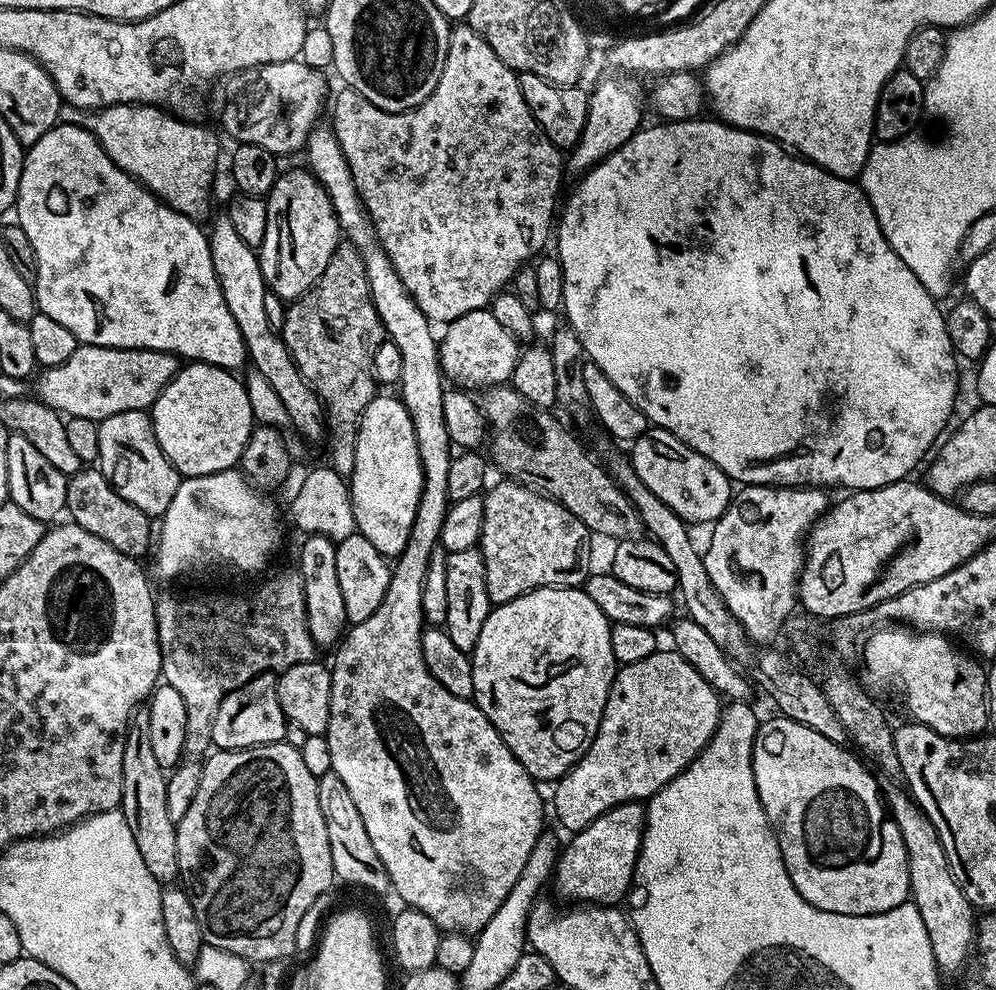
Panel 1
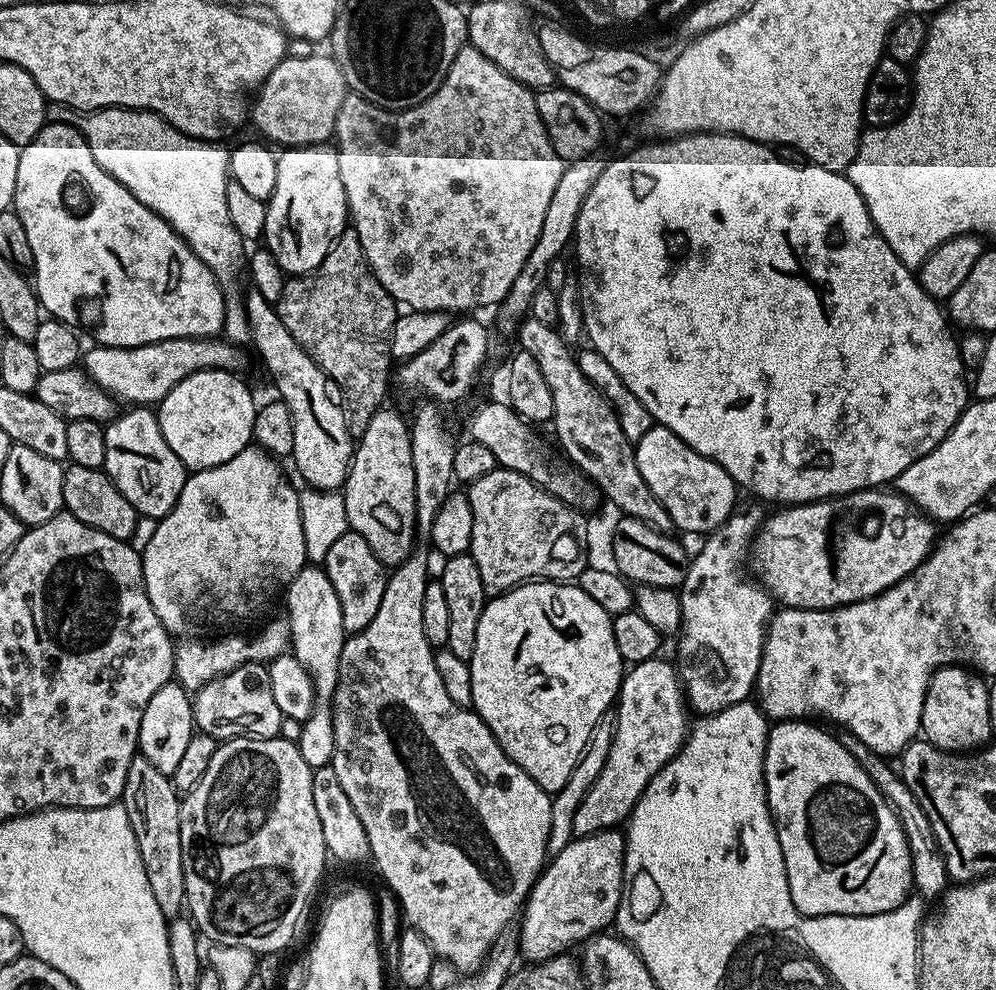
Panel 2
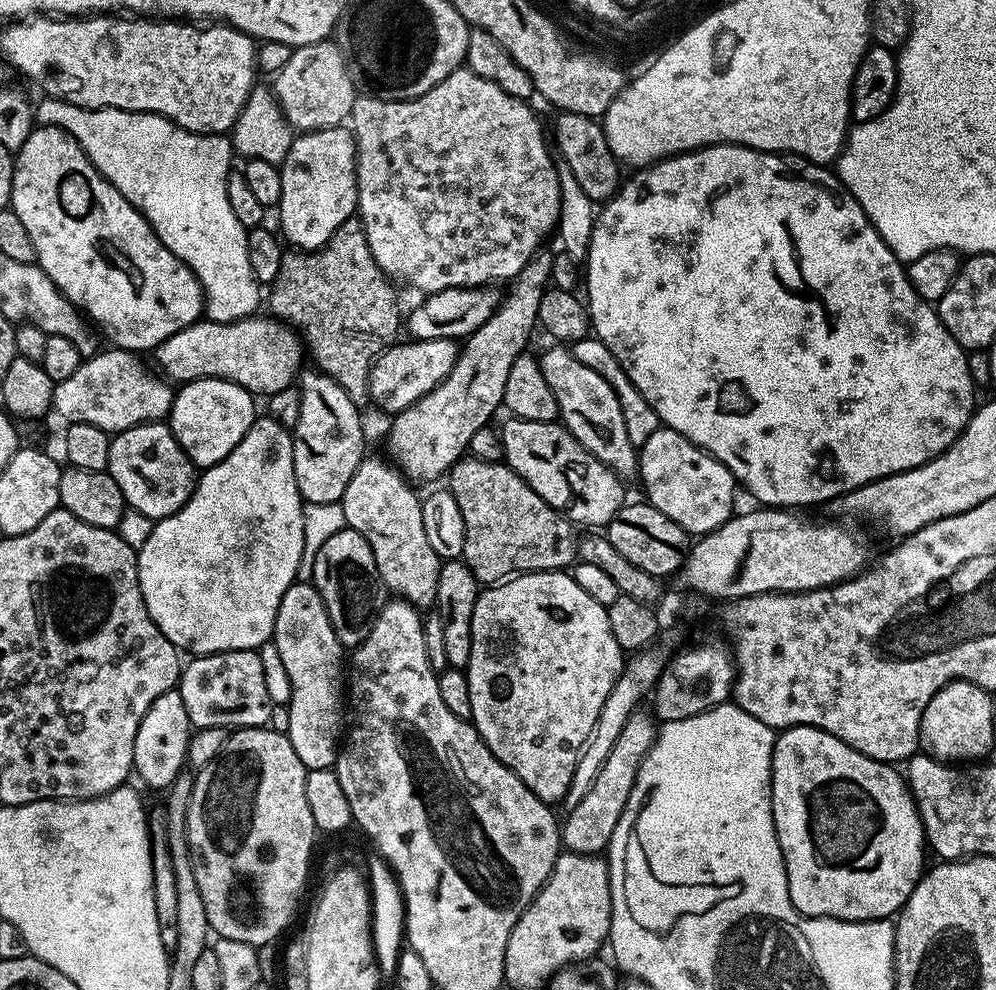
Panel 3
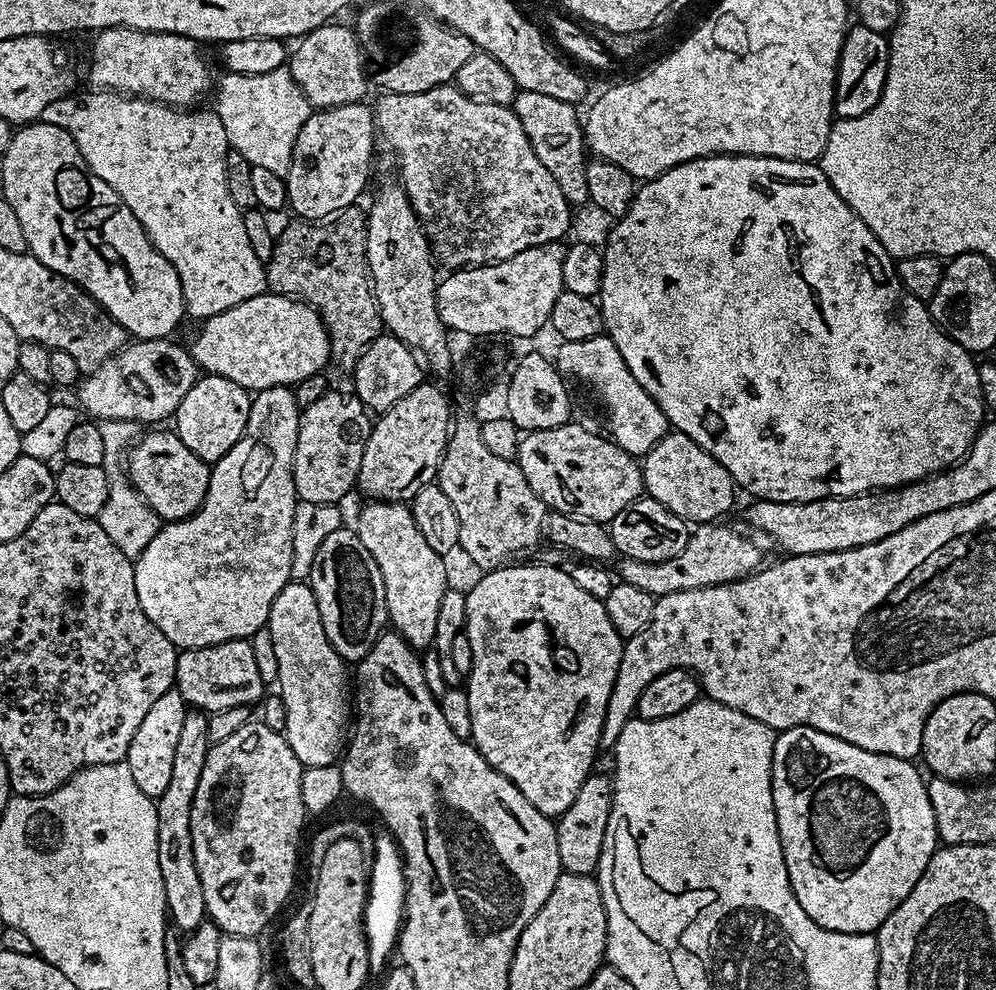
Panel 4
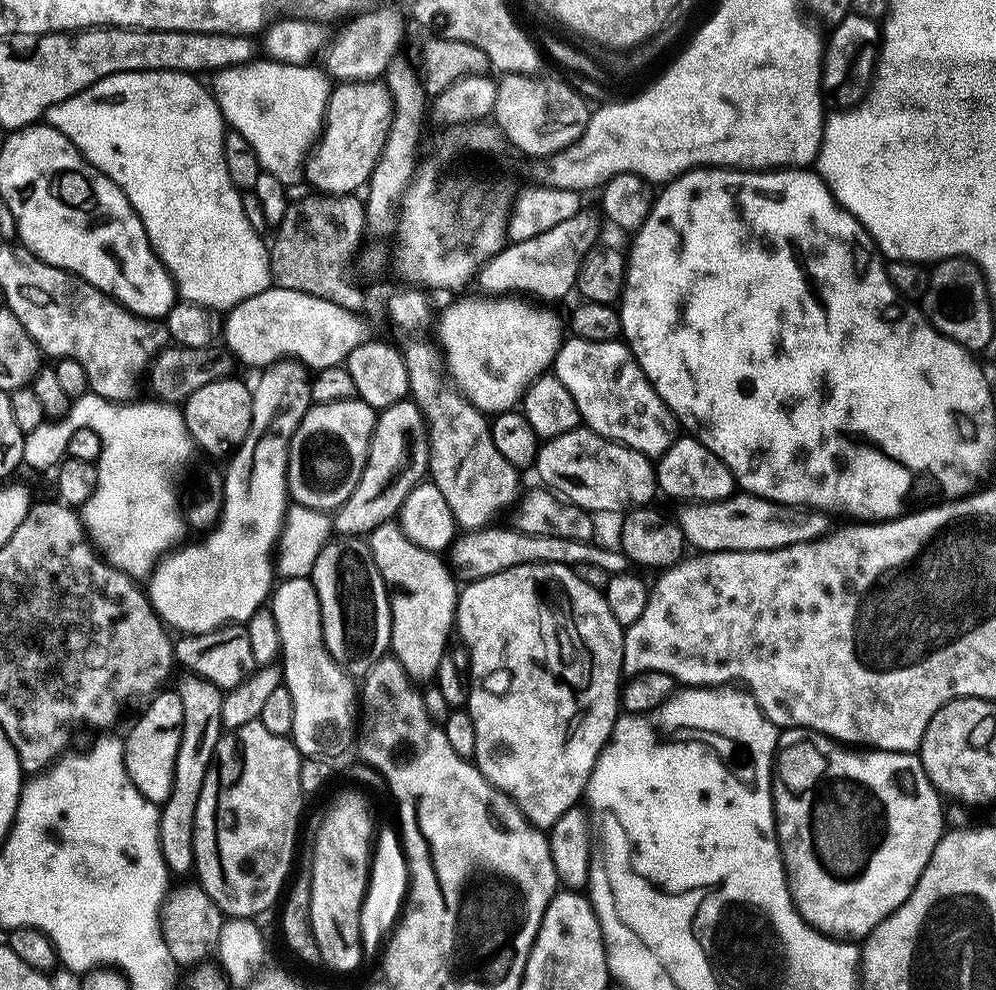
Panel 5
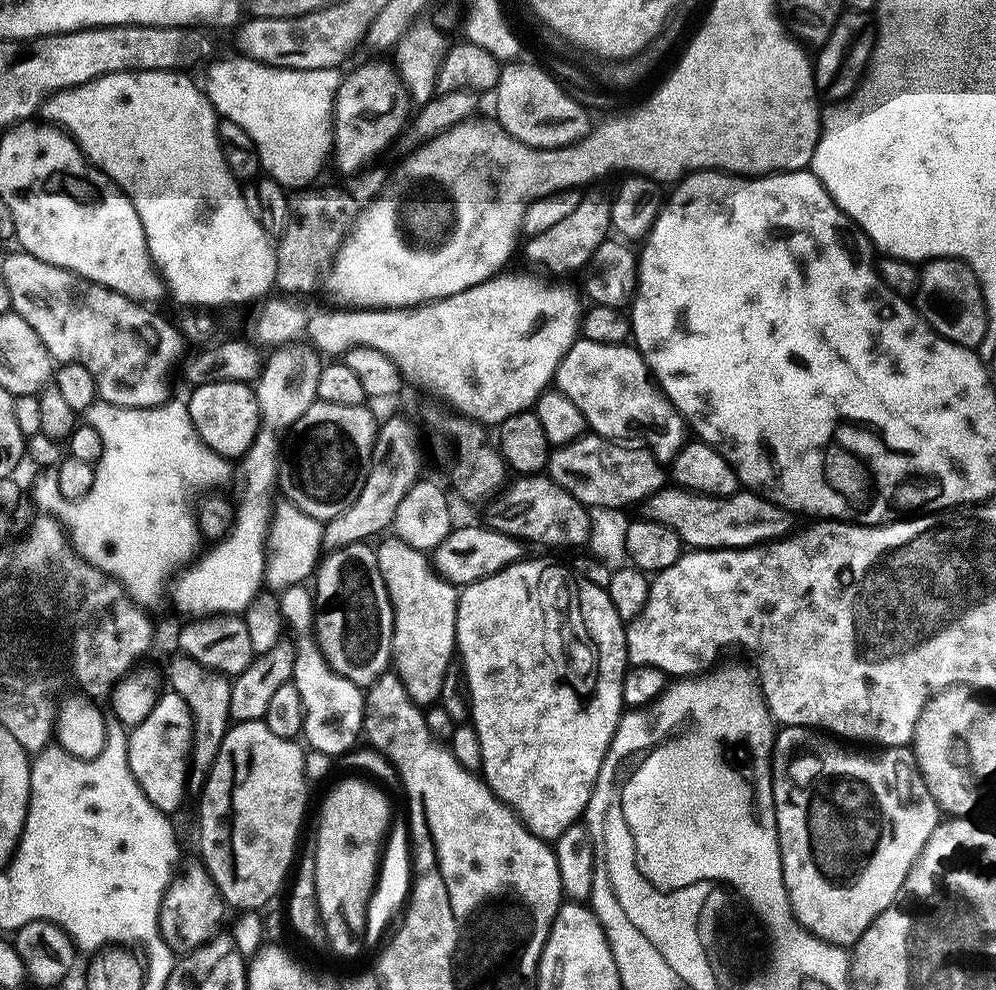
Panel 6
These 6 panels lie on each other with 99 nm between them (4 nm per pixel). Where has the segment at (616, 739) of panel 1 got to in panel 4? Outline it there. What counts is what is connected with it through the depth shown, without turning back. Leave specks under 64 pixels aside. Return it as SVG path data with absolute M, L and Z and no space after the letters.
M593 774L582 782L578 798L555 821L558 838L558 858L561 869L570 874L592 876L600 865L602 842L606 838L606 826L612 809L612 782L607 775Z

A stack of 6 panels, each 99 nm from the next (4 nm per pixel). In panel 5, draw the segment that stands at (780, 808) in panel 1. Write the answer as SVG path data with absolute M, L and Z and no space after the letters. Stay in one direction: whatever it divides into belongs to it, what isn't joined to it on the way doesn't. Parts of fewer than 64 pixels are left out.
M786 728L779 733L776 742L776 754L774 757L774 767L772 770L772 806L776 809L776 839L780 842L780 854L784 858L784 872L788 875L788 889L792 895L792 903L795 904L800 917L811 924L818 932L824 933L826 936L833 938L847 938L849 941L856 942L861 938L867 938L874 929L877 928L887 916L892 913L898 906L902 906L902 902L906 902L906 898L914 890L914 886L918 882L918 878L922 874L922 870L926 870L926 866L930 862L930 858L934 854L934 846L938 846L940 837L946 831L946 808L940 805L942 801L941 793L930 782L930 778L926 774L926 770L922 766L919 755L910 752L881 752L879 750L853 750L851 747L845 746L843 743L837 742L831 736L823 736L821 732L813 732L811 728Z

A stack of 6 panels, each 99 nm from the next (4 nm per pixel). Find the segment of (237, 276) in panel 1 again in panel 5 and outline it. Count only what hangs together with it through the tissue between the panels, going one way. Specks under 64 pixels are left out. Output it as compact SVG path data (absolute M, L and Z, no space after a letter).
M359 398L313 404L288 448L289 497L295 503L327 514L341 508L362 478L377 415L377 409Z

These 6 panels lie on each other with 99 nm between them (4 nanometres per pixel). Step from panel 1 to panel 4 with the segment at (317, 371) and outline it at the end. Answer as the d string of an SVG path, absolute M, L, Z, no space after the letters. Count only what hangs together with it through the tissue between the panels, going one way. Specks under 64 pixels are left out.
M353 206L351 208L343 208L341 212L336 213L331 218L325 218L319 222L311 220L293 219L293 224L285 226L281 232L275 237L272 245L272 257L266 261L266 284L273 293L280 293L284 296L295 297L297 300L304 301L316 309L327 328L329 342L331 344L331 363L337 364L340 368L355 369L358 364L358 358L364 353L364 349L381 335L382 325L380 322L380 311L376 305L373 285L370 283L368 275L368 251L366 250L366 234L368 233L368 218L363 207Z

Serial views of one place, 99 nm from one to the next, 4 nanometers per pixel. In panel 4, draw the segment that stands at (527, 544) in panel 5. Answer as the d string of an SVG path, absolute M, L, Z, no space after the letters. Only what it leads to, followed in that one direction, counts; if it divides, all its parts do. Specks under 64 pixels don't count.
M720 522L699 525L689 535L686 550L682 550L682 554L678 554L678 558L666 558L666 562L638 562L627 558L621 559L619 561L621 564L614 568L615 575L623 583L630 586L638 586L642 590L646 590L646 594L654 597L674 594L678 590L694 590L695 588L705 588L715 584L725 584L731 580L740 580L744 576L749 576L751 572L755 572L762 564L760 552L755 548L757 545L751 539L748 541L742 533L735 532L732 528L723 528L722 525L723 523Z

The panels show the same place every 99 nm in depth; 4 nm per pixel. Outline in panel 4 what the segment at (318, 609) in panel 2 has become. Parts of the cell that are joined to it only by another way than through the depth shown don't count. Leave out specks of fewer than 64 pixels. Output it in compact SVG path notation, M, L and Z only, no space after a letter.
M304 582L288 583L274 598L266 627L274 638L274 655L278 657L276 680L286 706L283 733L289 746L304 768L337 763L350 724L350 692L344 689L346 664L326 638L311 587Z

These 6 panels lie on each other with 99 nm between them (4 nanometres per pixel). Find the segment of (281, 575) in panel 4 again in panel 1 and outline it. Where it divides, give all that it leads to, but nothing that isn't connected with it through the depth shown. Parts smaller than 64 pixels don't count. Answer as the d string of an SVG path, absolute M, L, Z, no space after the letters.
M228 468L224 472L209 476L190 476L181 479L174 494L174 502L170 502L163 514L158 543L154 548L156 572L164 580L176 580L179 576L194 571L199 564L208 564L222 568L237 568L240 572L263 573L263 568L271 562L272 555L279 550L280 539L283 536L275 502L259 488L255 488L244 477L243 472L236 468Z

